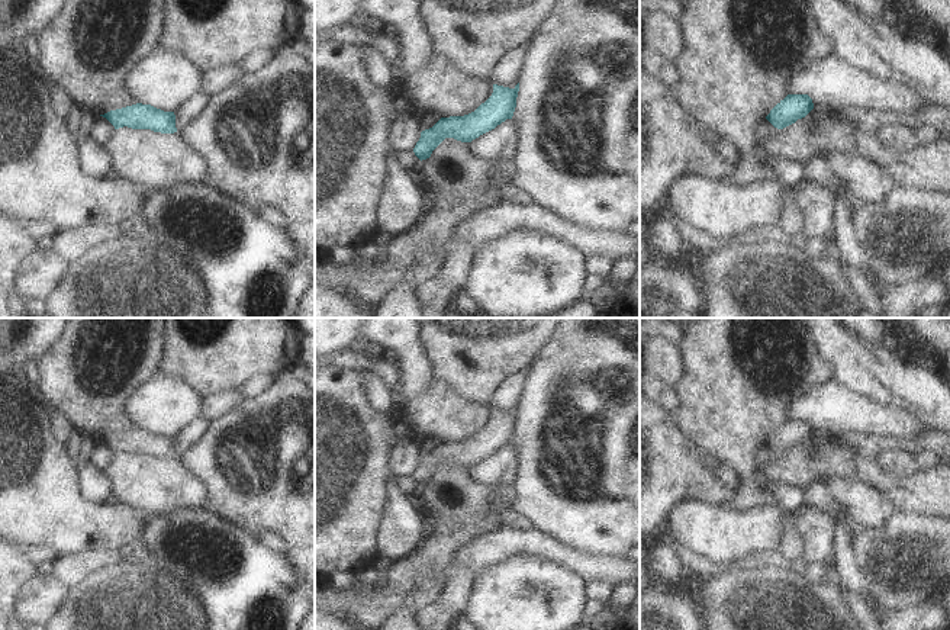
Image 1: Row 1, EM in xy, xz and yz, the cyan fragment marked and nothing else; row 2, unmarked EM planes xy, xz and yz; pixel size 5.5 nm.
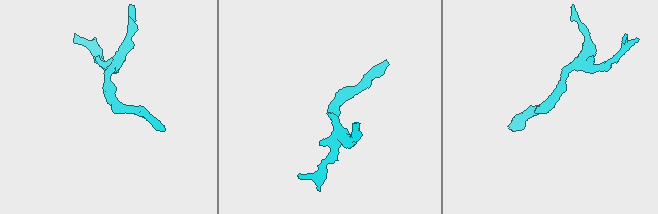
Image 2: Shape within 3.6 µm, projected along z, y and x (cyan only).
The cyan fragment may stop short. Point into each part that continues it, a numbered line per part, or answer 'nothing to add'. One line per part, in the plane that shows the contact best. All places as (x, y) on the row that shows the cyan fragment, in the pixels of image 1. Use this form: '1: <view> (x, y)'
nothing to add.

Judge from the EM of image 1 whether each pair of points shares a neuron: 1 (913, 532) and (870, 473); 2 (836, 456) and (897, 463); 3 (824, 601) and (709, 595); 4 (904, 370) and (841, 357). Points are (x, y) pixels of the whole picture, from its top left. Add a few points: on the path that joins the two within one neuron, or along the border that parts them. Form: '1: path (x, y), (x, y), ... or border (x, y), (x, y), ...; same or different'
1: border (898, 510), (928, 514), (931, 517); different
2: border (872, 457), (882, 471), (904, 479); different
3: path (795, 601), (738, 601); same
4: path (888, 370), (872, 370), (857, 362); same

